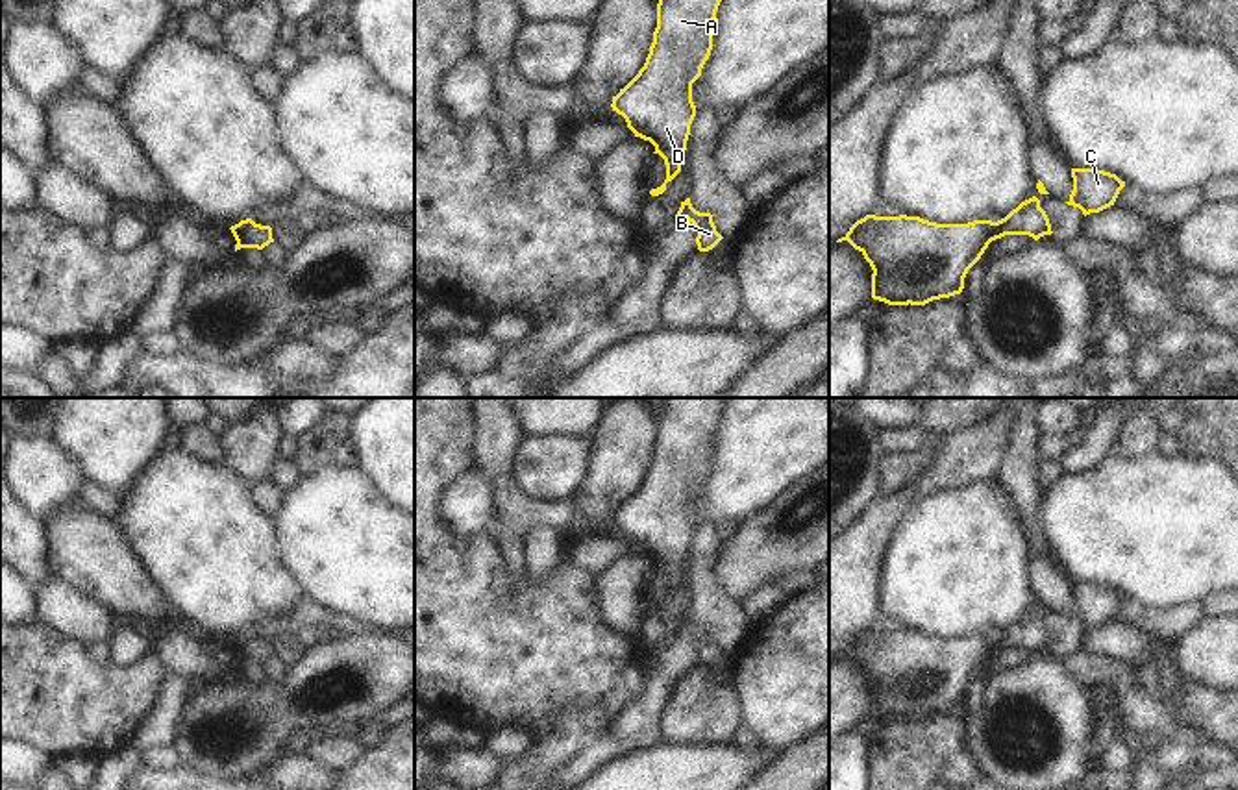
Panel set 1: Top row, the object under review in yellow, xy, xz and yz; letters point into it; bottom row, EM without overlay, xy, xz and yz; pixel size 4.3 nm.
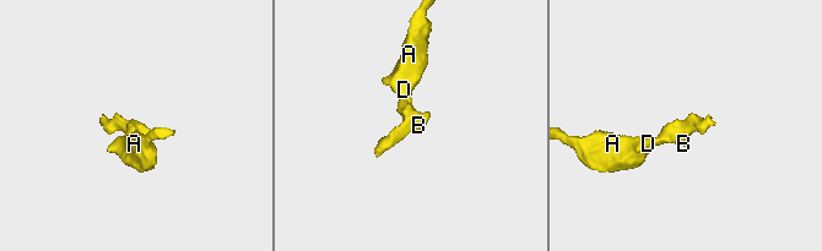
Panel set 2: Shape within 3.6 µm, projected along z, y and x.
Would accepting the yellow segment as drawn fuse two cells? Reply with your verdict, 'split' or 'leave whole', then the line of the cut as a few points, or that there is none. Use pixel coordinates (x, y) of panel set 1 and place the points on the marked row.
leave whole | no cut

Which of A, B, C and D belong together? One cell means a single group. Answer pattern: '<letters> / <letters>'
A B C D

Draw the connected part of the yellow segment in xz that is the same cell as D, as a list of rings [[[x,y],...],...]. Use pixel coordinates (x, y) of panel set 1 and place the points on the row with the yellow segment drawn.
[[[659,0],[657,4],[657,28],[653,43],[638,74],[613,96],[613,111],[622,115],[627,128],[644,141],[655,146],[666,165],[666,179],[661,187],[651,189],[651,196],[666,191],[683,165],[683,152],[690,135],[690,124],[696,117],[692,102],[692,83],[701,76],[701,68],[712,50],[712,28],[716,11],[722,0]]]

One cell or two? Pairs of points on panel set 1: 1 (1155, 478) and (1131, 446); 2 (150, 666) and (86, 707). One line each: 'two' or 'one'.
1: two
2: one

